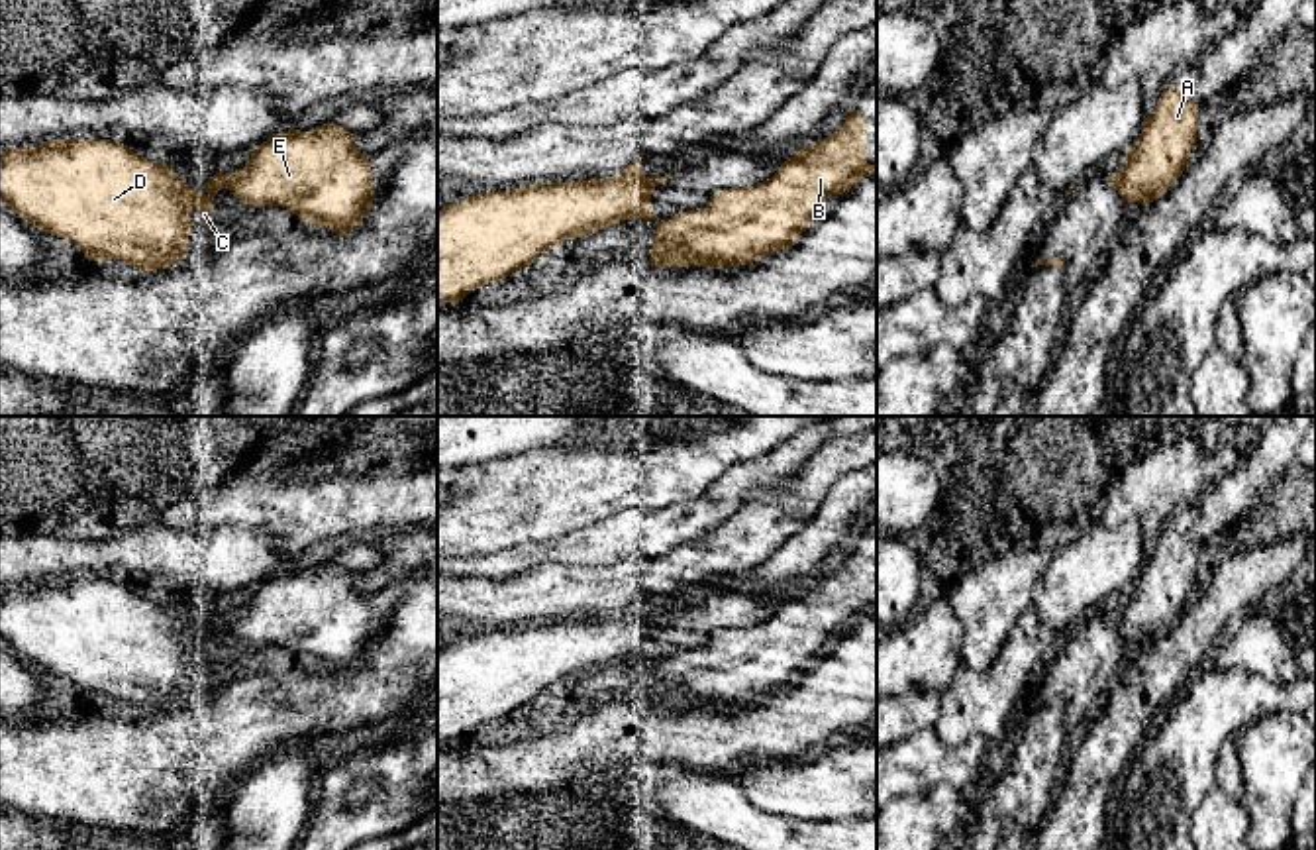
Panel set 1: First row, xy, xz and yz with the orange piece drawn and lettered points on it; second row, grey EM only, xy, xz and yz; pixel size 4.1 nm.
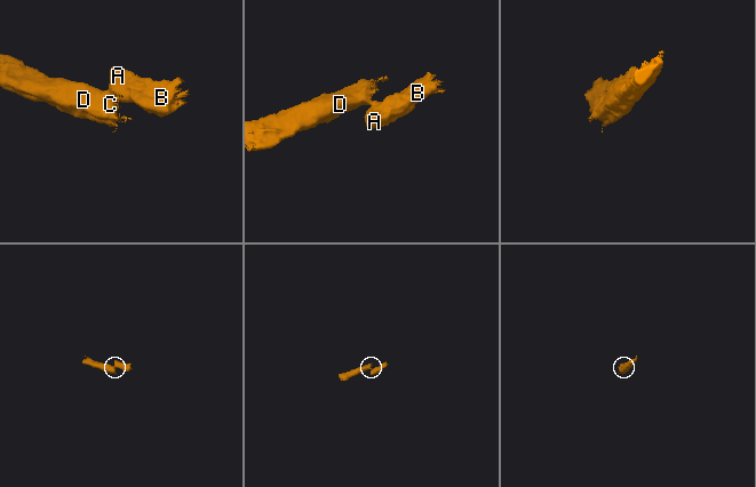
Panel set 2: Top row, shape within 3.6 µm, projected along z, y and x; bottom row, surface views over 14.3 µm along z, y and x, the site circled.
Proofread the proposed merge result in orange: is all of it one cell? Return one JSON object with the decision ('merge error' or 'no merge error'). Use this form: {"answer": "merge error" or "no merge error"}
{"answer": "merge error"}

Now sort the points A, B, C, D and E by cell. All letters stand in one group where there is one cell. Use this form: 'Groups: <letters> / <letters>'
Groups: A B E / C D

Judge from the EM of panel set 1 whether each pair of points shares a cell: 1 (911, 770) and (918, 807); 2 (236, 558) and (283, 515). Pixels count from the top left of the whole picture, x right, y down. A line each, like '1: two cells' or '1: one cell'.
1: two cells
2: two cells

